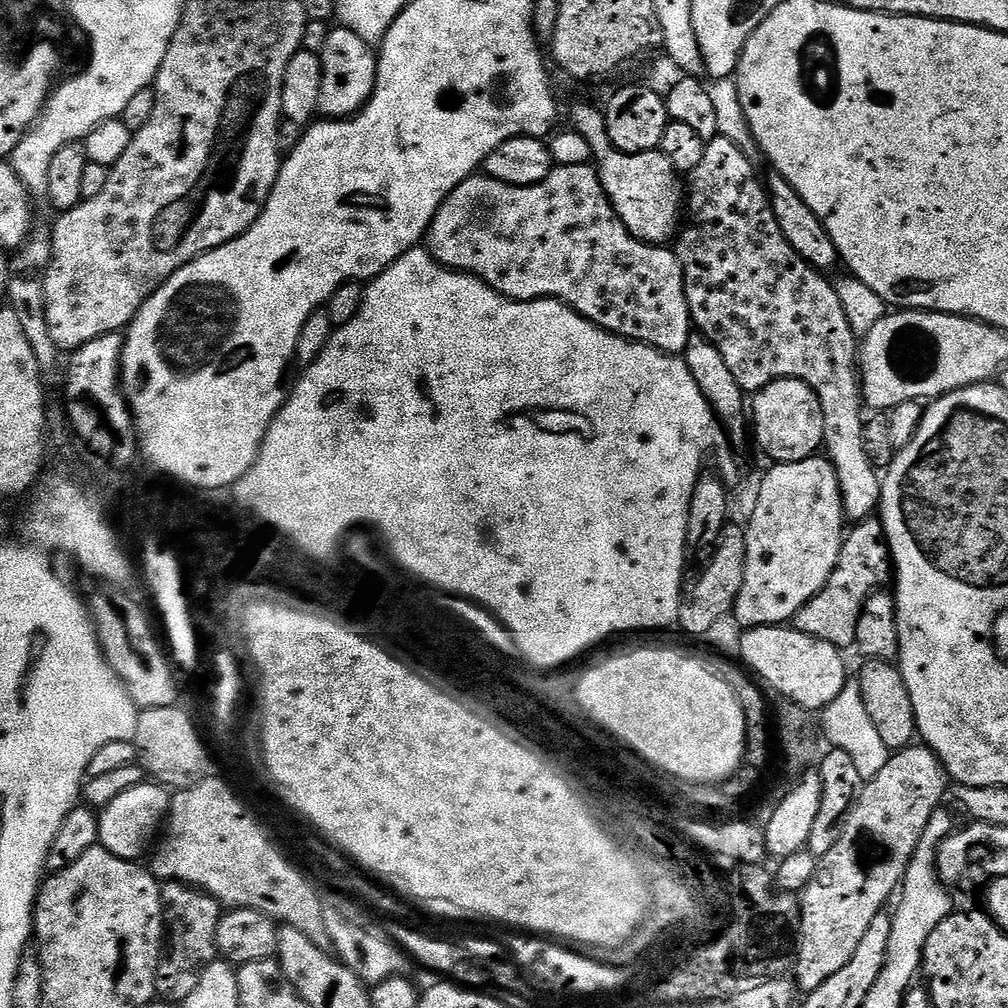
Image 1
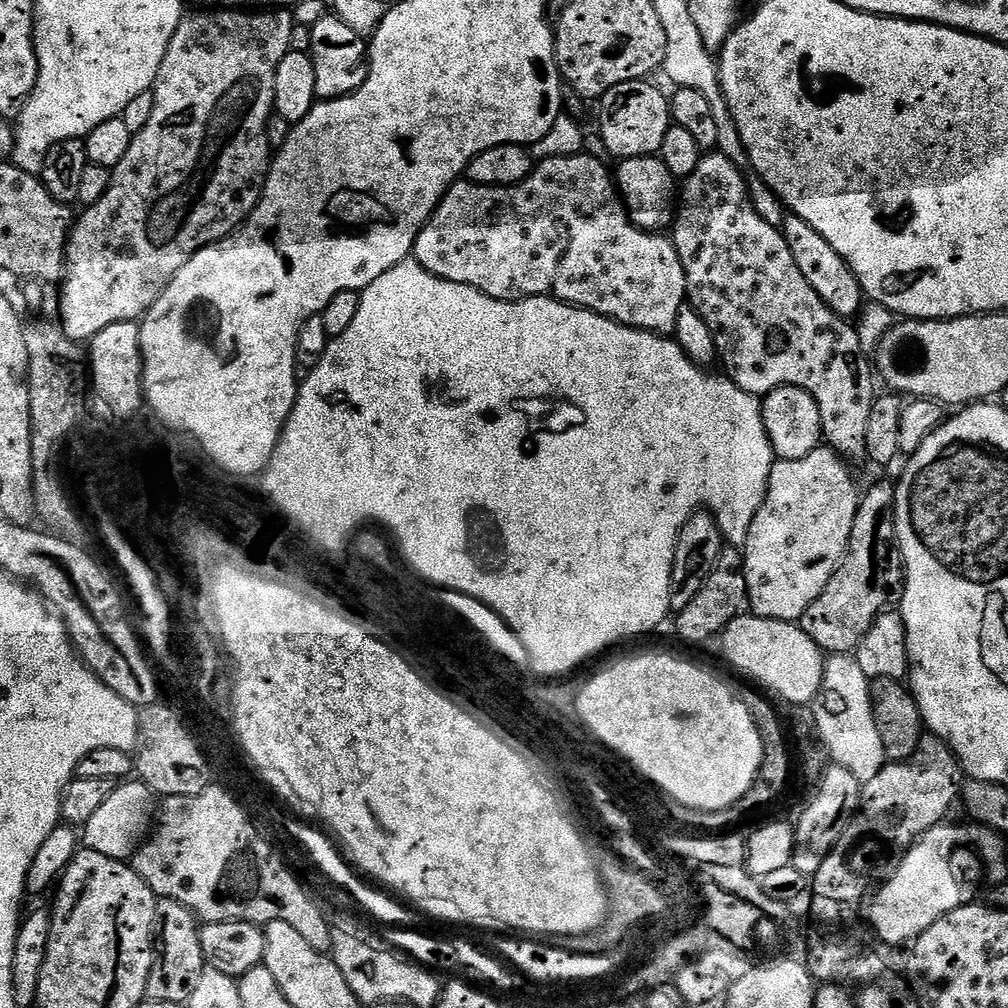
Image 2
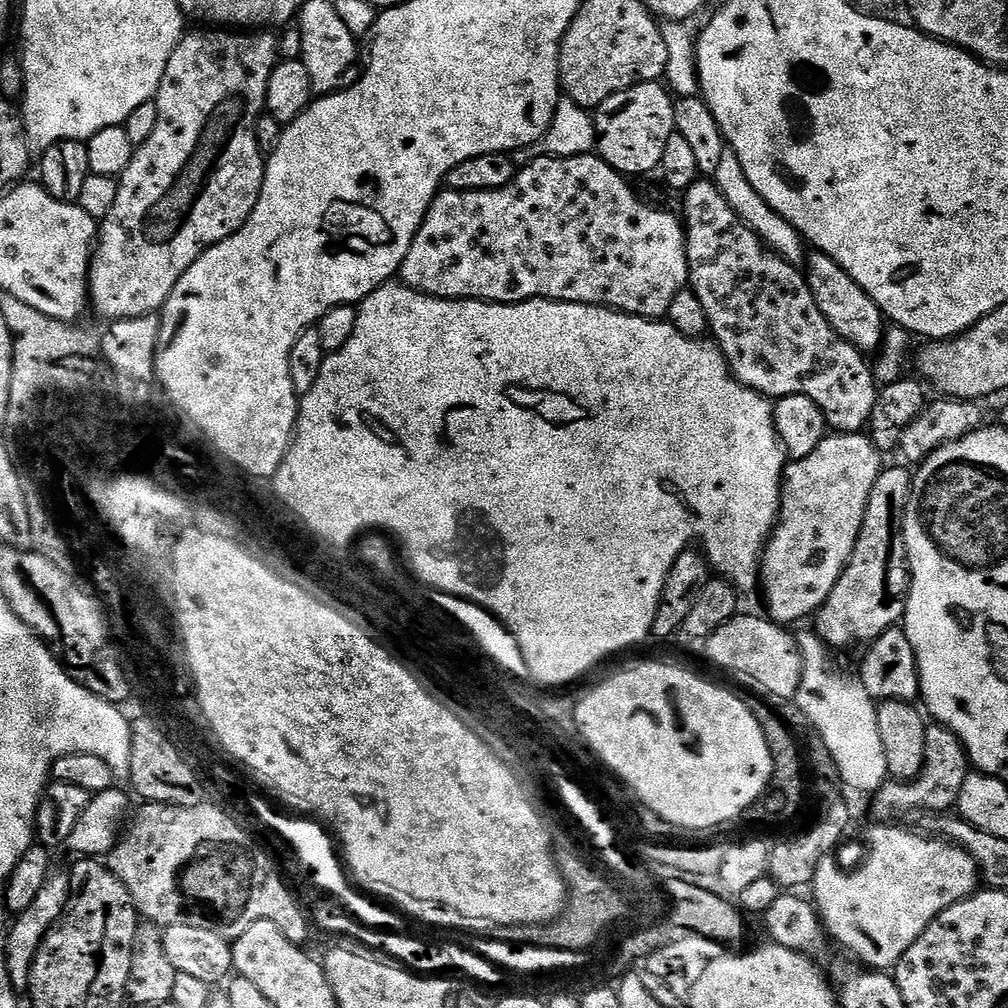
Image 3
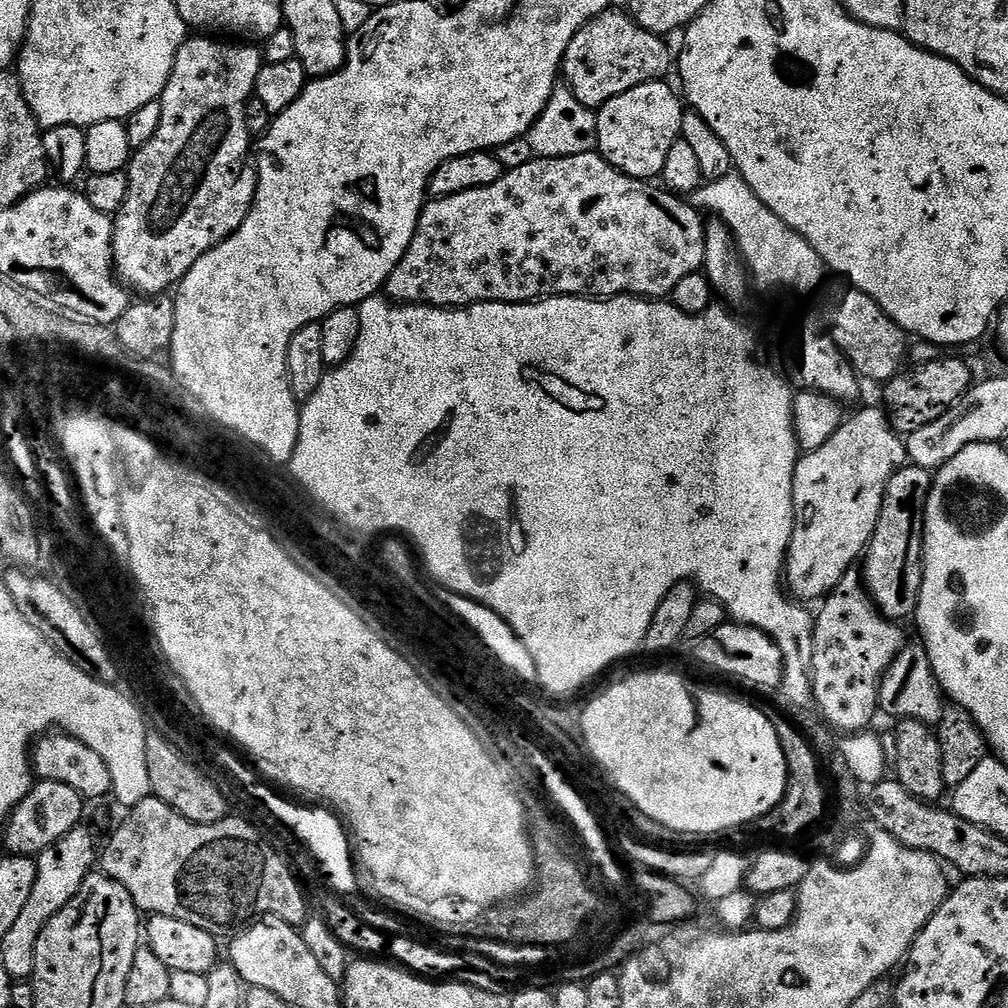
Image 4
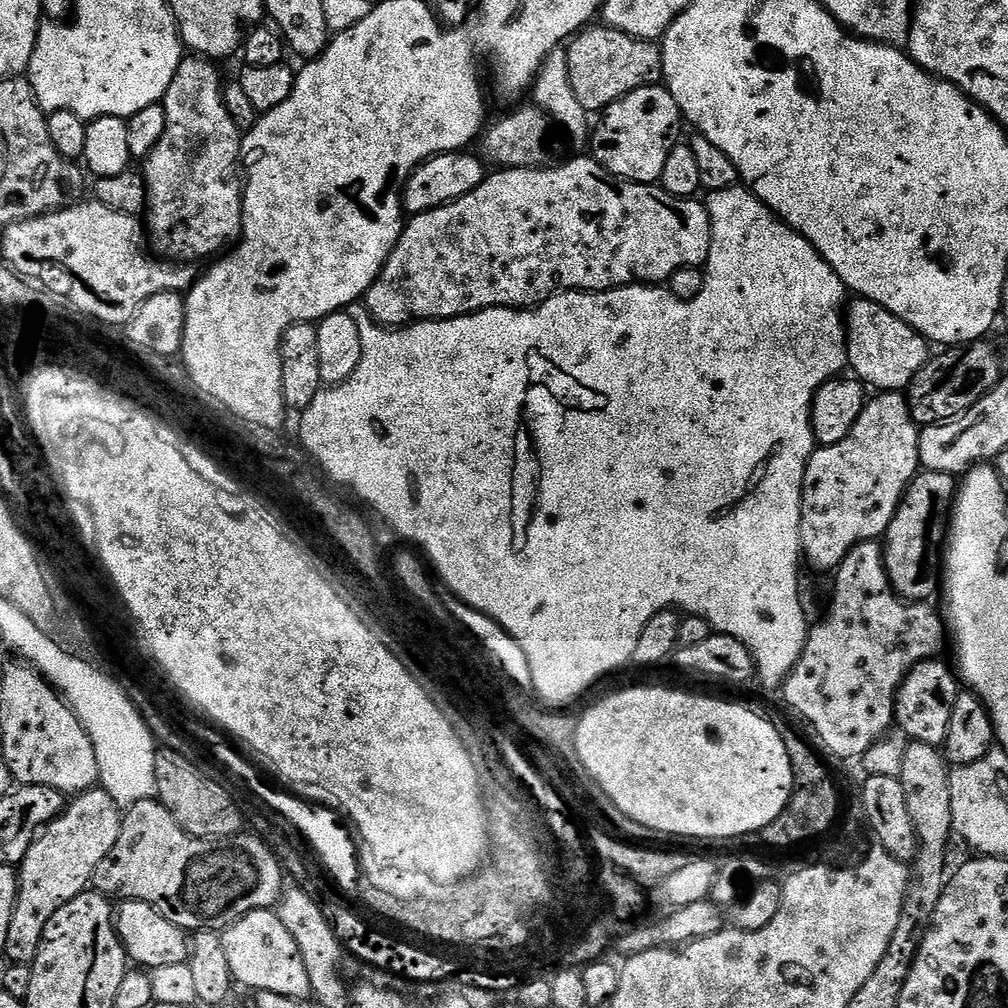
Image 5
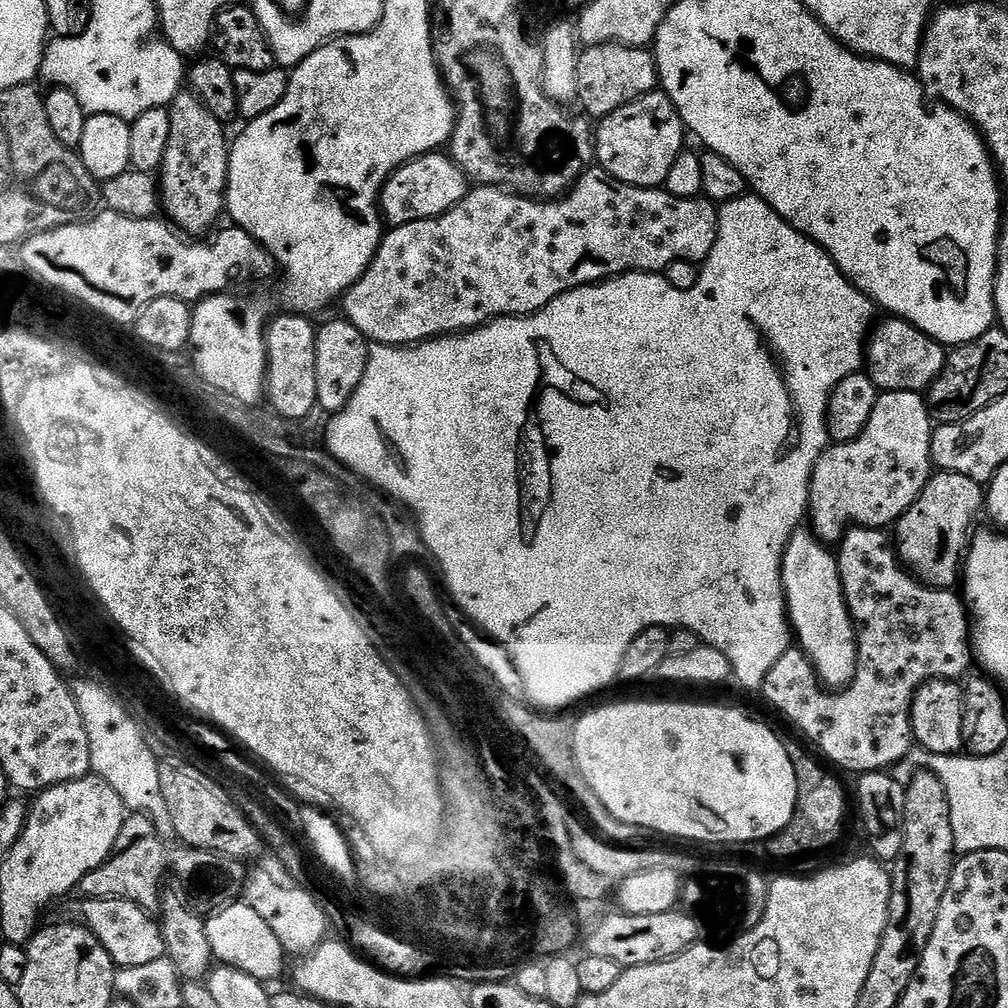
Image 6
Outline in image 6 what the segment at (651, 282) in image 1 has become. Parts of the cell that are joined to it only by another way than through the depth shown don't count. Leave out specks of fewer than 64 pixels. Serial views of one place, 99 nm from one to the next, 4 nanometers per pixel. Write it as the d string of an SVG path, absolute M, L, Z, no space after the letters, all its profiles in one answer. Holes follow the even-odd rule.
M599 166L589 167L576 178L576 185L563 198L542 200L529 198L503 188L491 186L476 186L464 197L464 201L454 206L446 214L429 220L419 220L403 224L397 228L385 231L378 250L370 262L370 266L342 297L344 304L343 319L354 326L358 326L360 333L373 345L389 344L395 348L402 348L409 344L420 344L423 340L435 340L437 336L455 336L478 328L481 324L496 319L497 316L531 316L533 312L542 310L555 297L575 288L585 288L587 284L599 284L602 280L610 280L613 276L623 276L625 272L654 272L663 273L675 260L691 260L702 262L710 254L716 243L718 230L718 208L707 198L683 200L674 198L674 194L660 188L639 188L630 186Z

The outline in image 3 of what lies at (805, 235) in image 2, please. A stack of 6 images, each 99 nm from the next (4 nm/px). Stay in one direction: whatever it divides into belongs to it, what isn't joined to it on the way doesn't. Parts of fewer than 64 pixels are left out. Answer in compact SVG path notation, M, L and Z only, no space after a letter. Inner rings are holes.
M809 251L807 264L808 285L814 294L814 302L818 302L818 310L826 314L826 322L830 322L830 326L834 326L834 330L838 330L838 334L842 334L859 352L875 353L884 343L886 317L874 298L870 298L870 294L866 294L866 290L862 290L862 286L858 286L858 282L854 282L854 278L850 278L850 274L846 274L846 270L842 270L842 266L825 252Z

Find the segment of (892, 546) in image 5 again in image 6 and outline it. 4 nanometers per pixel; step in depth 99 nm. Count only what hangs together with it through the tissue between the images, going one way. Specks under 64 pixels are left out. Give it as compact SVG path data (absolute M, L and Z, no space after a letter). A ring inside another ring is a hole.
M942 471L929 476L914 506L894 525L894 543L900 563L926 588L955 589L961 583L968 549L972 546L976 515L979 512L981 515L985 508L985 485L974 482L974 478Z

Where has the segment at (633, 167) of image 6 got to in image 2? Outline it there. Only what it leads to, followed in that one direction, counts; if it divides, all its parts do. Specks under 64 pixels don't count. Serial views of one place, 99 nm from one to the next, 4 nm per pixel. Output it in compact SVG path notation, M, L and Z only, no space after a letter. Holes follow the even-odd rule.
M647 79L622 82L622 86L614 86L598 101L600 107L600 140L604 148L612 156L618 156L621 161L634 159L638 156L656 156L662 146L662 138L666 138L666 130L673 123L670 100L663 96Z

